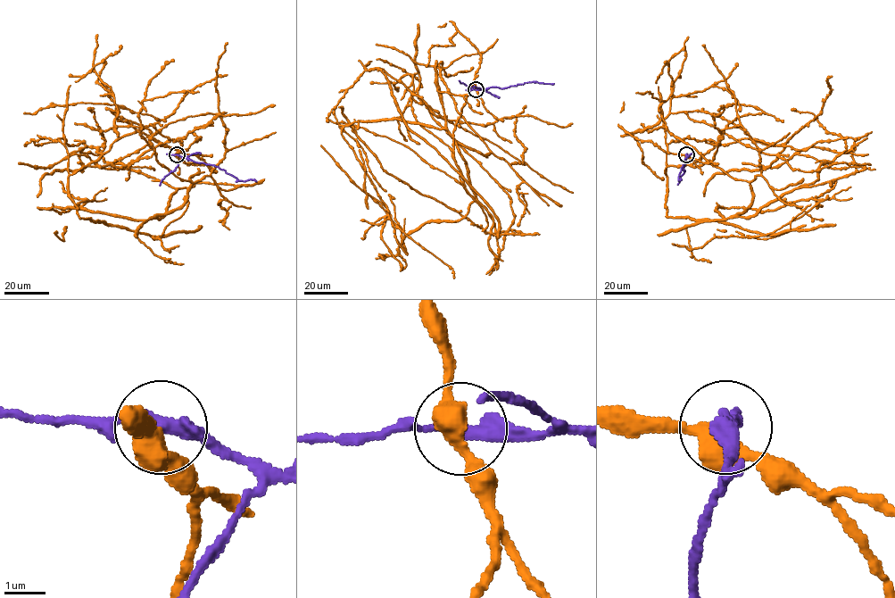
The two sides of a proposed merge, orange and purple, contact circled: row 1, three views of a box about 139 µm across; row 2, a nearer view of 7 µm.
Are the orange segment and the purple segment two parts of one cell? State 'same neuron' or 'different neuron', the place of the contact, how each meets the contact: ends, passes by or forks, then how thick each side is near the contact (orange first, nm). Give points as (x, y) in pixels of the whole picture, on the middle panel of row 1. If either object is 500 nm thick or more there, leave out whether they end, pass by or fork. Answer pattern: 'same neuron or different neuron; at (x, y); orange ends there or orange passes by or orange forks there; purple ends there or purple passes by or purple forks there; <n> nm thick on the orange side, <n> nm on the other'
different neuron; at (476, 89); orange passes by; purple passes by; 480 nm thick on the orange side, 300 nm on the other

